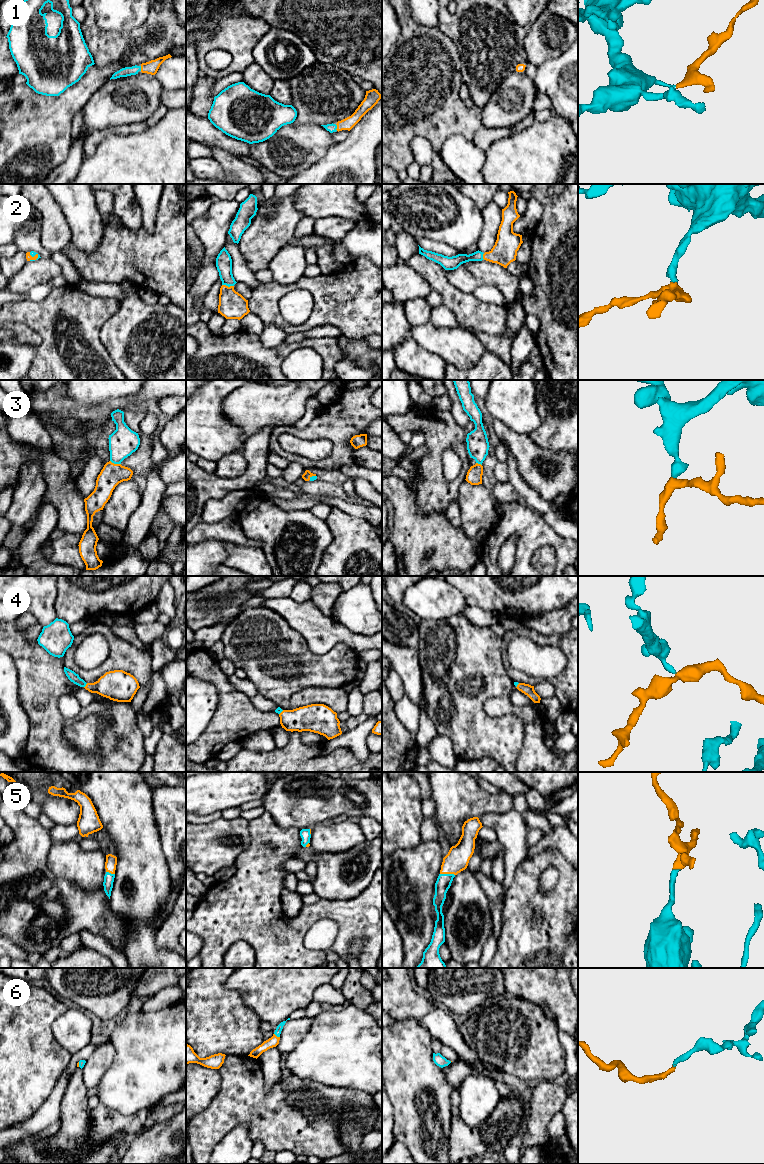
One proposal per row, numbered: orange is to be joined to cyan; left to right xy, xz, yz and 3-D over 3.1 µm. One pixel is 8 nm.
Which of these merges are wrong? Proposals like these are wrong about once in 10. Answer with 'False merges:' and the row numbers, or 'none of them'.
False merges: none of them

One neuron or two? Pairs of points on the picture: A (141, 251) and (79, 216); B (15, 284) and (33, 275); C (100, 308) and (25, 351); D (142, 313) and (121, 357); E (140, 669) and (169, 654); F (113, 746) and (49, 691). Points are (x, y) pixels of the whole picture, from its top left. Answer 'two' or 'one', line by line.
A: two
B: one
C: two
D: one
E: two
F: one

